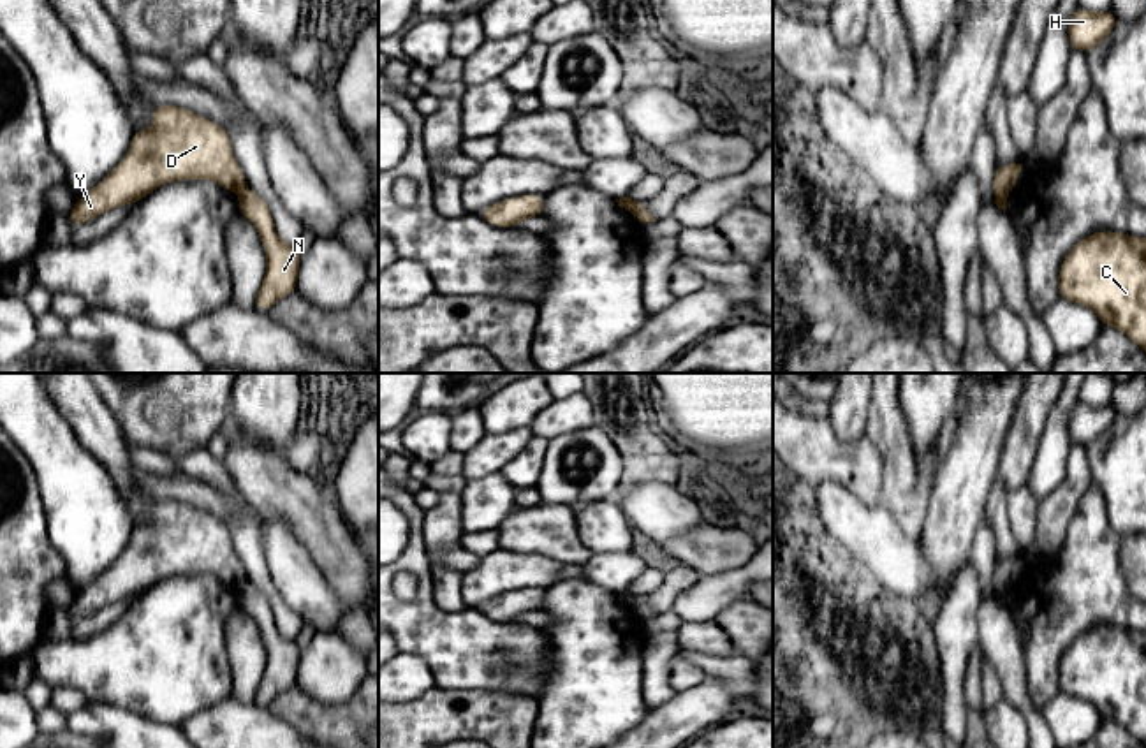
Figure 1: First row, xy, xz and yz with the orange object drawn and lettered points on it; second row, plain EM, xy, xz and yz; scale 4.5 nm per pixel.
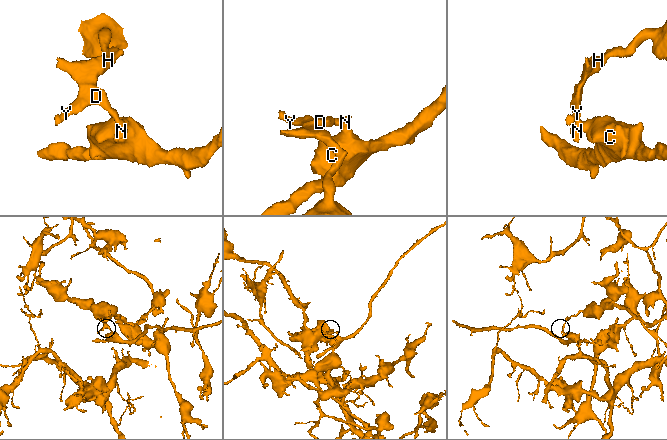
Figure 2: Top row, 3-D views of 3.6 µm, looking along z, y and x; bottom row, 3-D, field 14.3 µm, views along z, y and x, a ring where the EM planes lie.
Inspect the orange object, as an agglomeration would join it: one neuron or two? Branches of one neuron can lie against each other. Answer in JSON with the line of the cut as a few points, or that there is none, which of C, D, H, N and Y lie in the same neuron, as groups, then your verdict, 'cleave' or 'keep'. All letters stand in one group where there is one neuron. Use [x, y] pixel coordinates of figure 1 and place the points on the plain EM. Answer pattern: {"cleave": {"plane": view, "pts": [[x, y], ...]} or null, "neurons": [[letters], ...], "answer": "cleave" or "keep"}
{"cleave": {"plane": "xz", "pts": [[636, 597], [632, 606]]}, "neurons": [["C", "N"], ["D", "H", "Y"]], "answer": "cleave"}

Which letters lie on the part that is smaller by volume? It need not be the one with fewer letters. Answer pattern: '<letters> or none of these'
C, N

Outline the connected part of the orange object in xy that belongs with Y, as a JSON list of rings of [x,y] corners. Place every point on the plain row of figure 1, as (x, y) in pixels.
[[[158,498],[151,524],[132,526],[127,551],[69,605],[72,621],[118,600],[143,595],[169,576],[213,574],[241,588],[245,568],[220,519],[178,500]]]

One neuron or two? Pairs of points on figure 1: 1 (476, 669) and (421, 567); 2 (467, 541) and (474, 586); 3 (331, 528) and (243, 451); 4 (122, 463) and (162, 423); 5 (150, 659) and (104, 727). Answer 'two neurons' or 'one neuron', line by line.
1: one neuron
2: two neurons
3: one neuron
4: two neurons
5: two neurons

